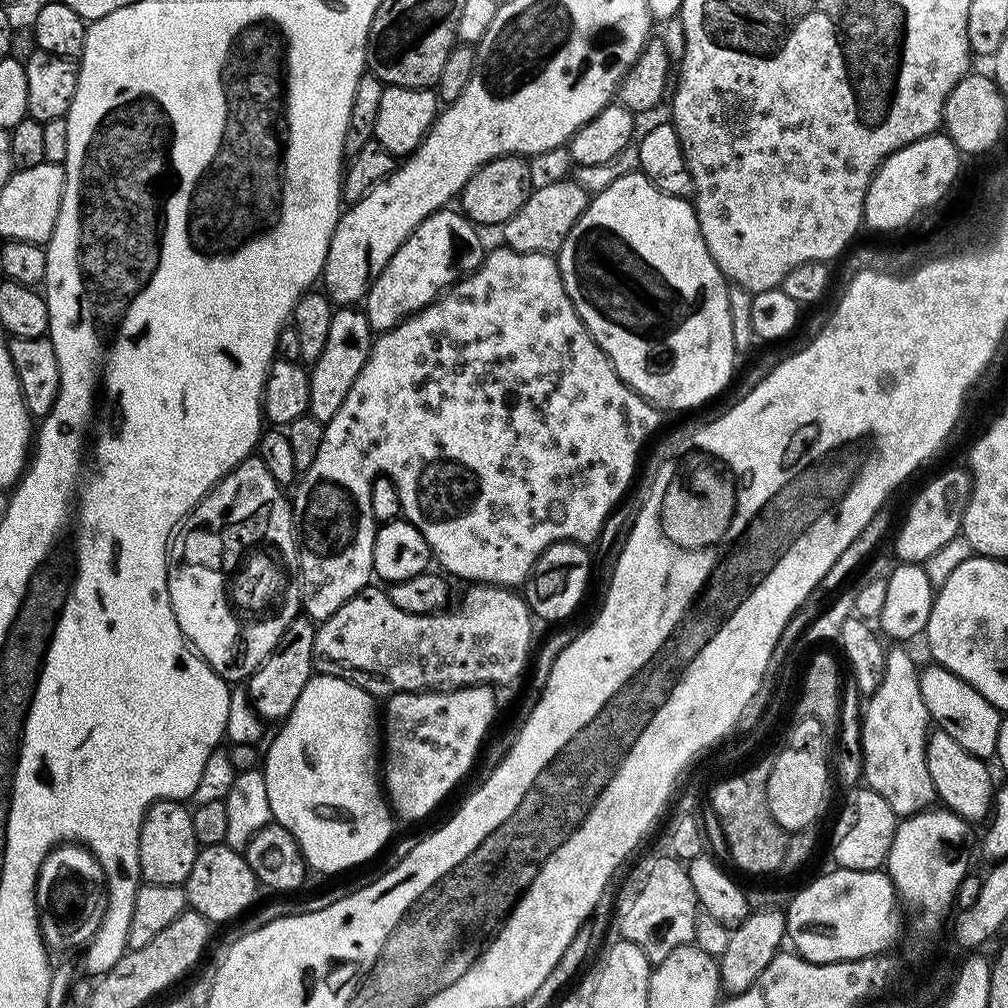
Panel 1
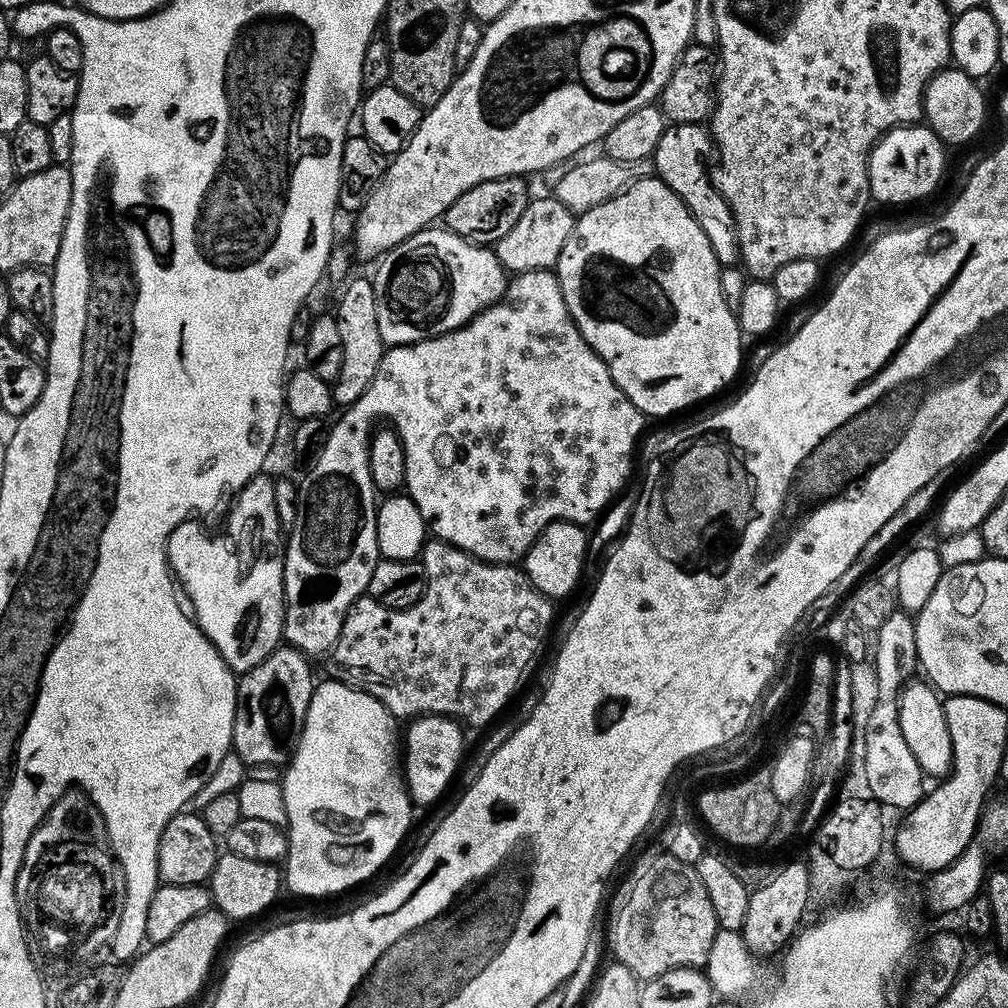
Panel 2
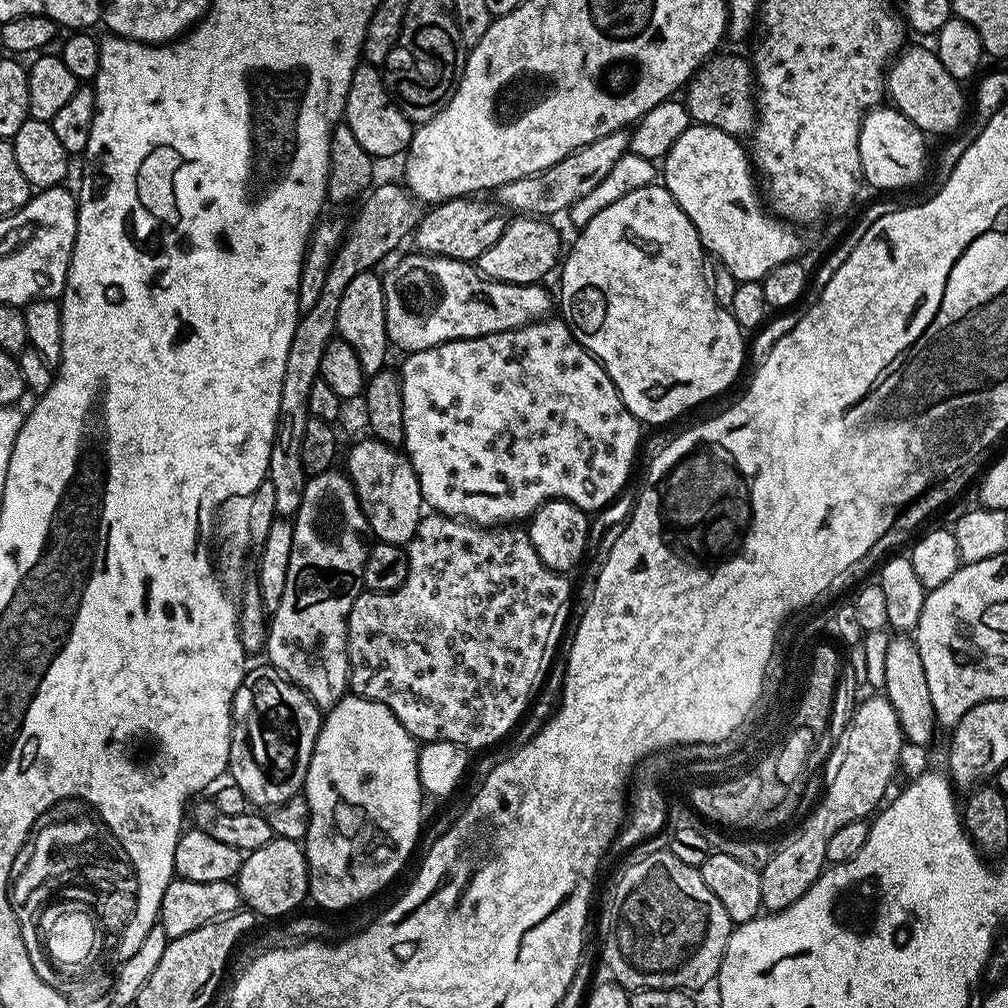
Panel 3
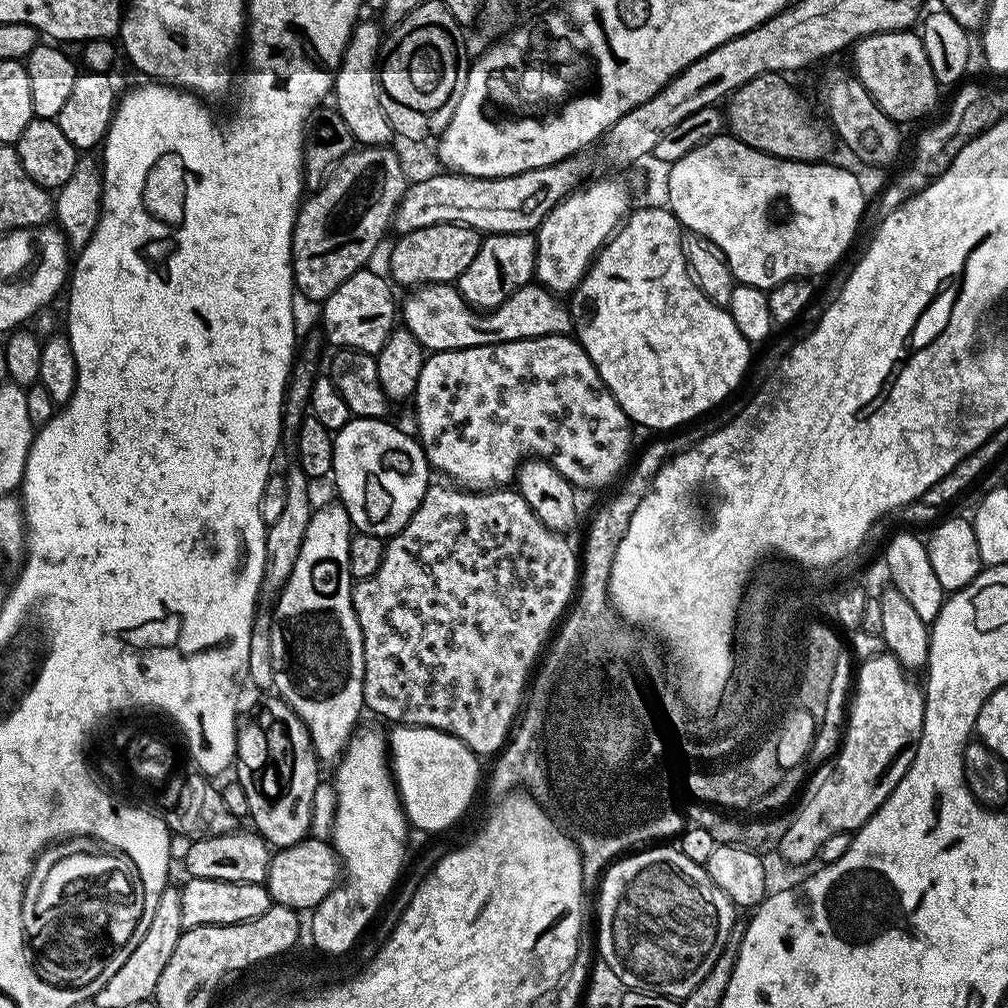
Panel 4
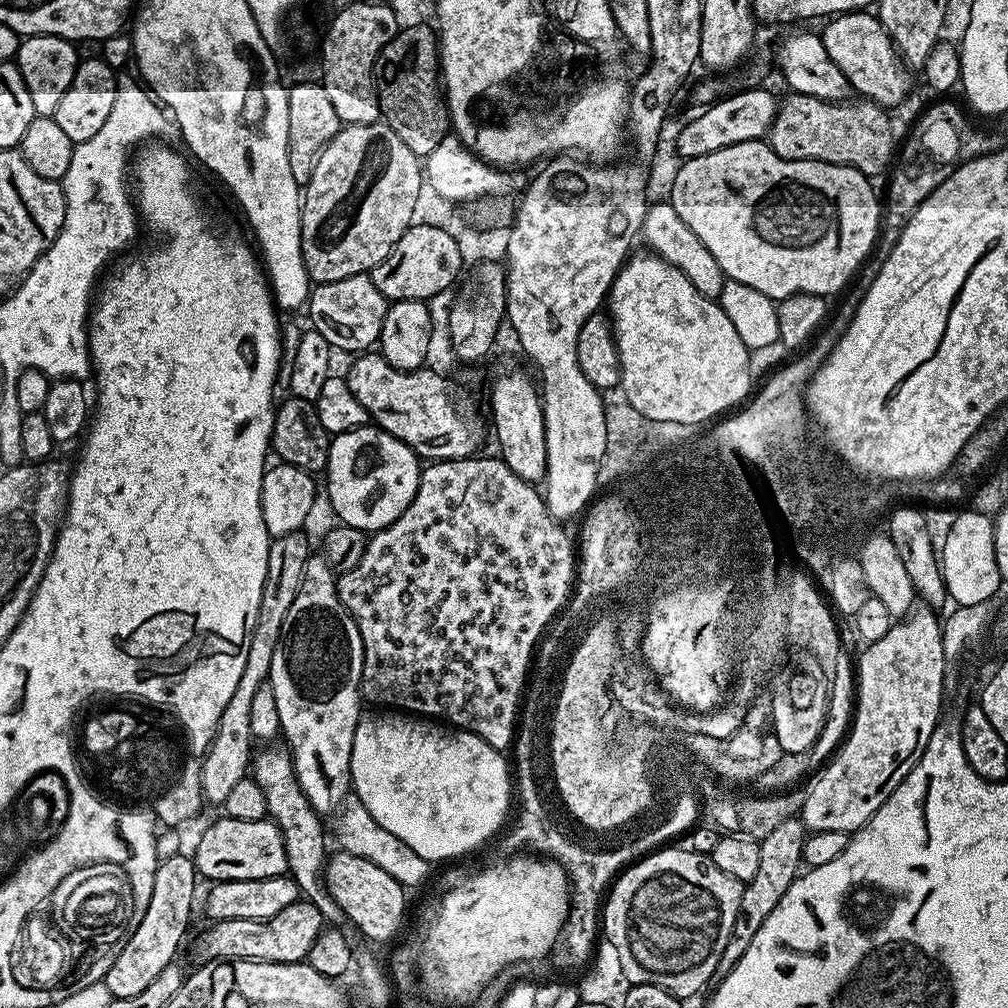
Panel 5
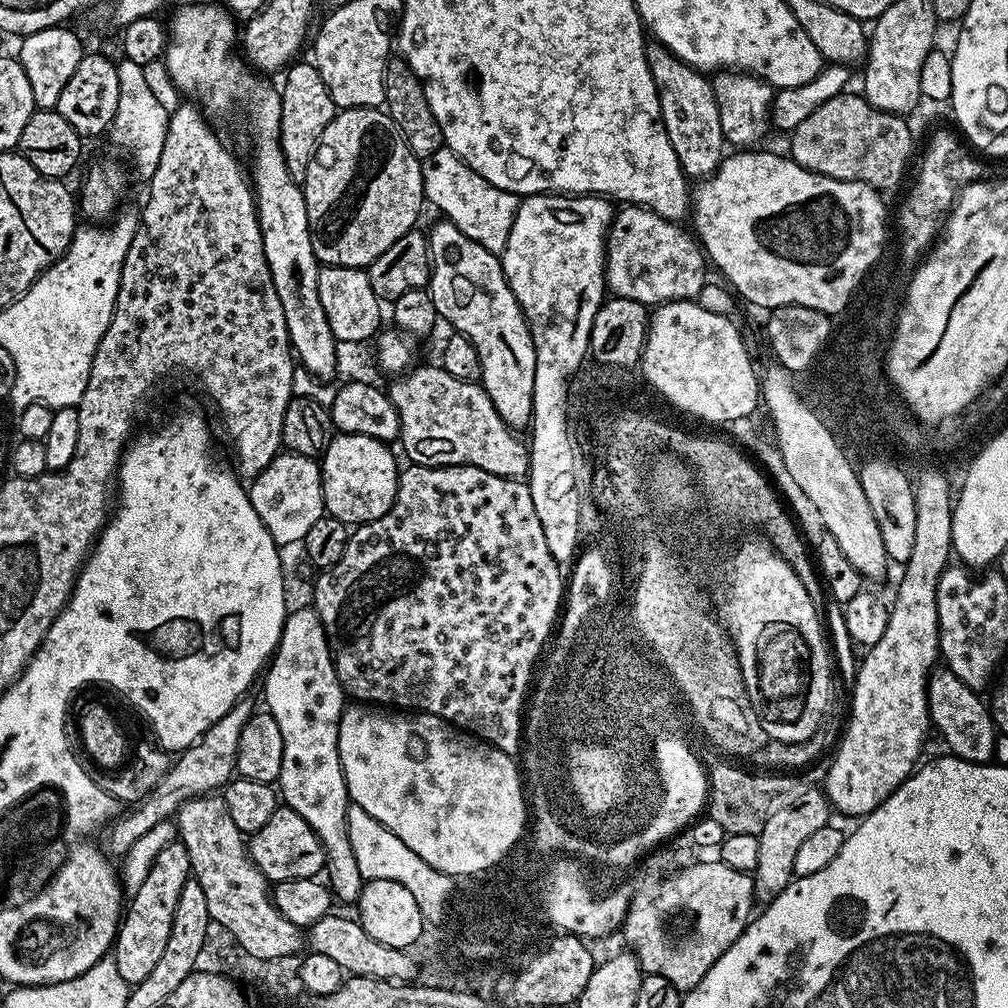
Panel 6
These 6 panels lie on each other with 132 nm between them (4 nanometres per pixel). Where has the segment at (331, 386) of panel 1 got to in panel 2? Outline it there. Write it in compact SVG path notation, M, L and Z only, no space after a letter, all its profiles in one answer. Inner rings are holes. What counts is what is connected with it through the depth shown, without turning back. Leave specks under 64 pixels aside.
M368 278L351 280L343 285L344 293L334 309L342 338L342 370L338 370L338 378L331 381L332 402L336 406L353 404L366 394L370 382L374 382L374 374L378 374L378 362L382 362L386 351L382 334L378 334L378 306L374 302L372 281Z

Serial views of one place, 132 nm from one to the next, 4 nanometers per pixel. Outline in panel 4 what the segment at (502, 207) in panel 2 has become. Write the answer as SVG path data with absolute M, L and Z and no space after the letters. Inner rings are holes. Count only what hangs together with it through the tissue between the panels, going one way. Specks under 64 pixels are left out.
M435 224L403 233L399 239L388 256L387 275L393 285L419 286L451 284L457 280L462 270L474 262L474 254L478 254L482 236L465 224Z

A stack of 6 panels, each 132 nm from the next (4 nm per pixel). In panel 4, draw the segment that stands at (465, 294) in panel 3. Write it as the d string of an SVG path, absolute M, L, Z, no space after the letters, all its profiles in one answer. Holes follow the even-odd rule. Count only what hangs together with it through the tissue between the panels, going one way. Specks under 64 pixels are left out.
M533 282L520 288L496 308L477 310L467 304L462 294L451 284L421 284L402 300L402 324L418 338L429 353L473 348L483 344L501 344L529 340L539 336L567 336L573 331L572 313L559 295Z

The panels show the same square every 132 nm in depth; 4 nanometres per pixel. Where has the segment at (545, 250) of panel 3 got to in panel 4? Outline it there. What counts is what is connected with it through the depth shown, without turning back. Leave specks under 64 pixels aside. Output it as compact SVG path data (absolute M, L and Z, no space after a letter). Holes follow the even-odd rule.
M533 233L488 234L481 239L478 254L474 254L474 262L462 270L454 283L467 304L477 310L487 310L498 307L518 289L533 283L535 275L536 237Z

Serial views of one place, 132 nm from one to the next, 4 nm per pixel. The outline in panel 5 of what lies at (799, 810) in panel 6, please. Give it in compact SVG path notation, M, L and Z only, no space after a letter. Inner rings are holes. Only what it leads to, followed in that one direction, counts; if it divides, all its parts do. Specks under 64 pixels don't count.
M789 818L786 822L782 822L782 826L770 830L770 834L766 834L766 838L760 841L761 861L758 862L757 873L743 887L744 892L739 900L738 917L735 918L730 939L726 942L726 947L718 960L714 974L711 975L711 985L720 984L728 977L730 970L749 949L750 942L754 940L754 935L769 916L770 911L774 910L774 907L781 901L782 894L799 875L798 866L801 867L802 864L805 835L804 821L799 818Z

